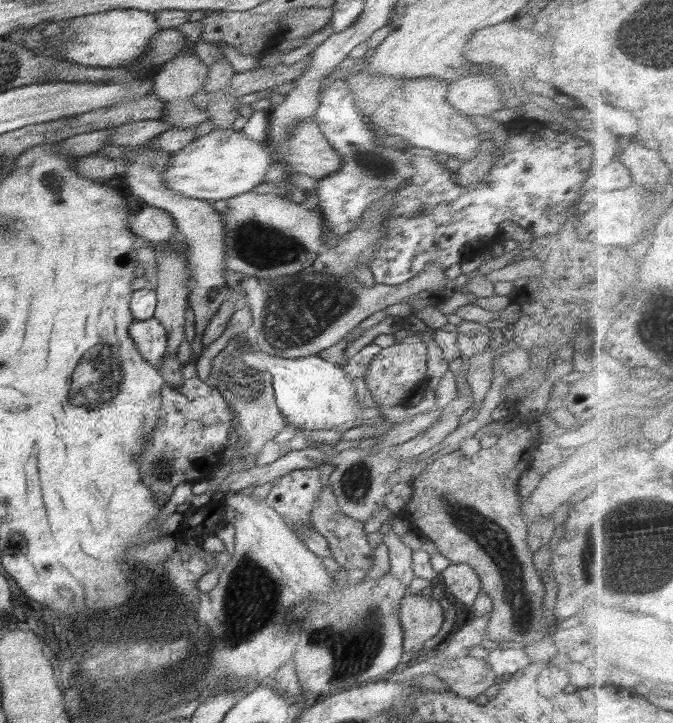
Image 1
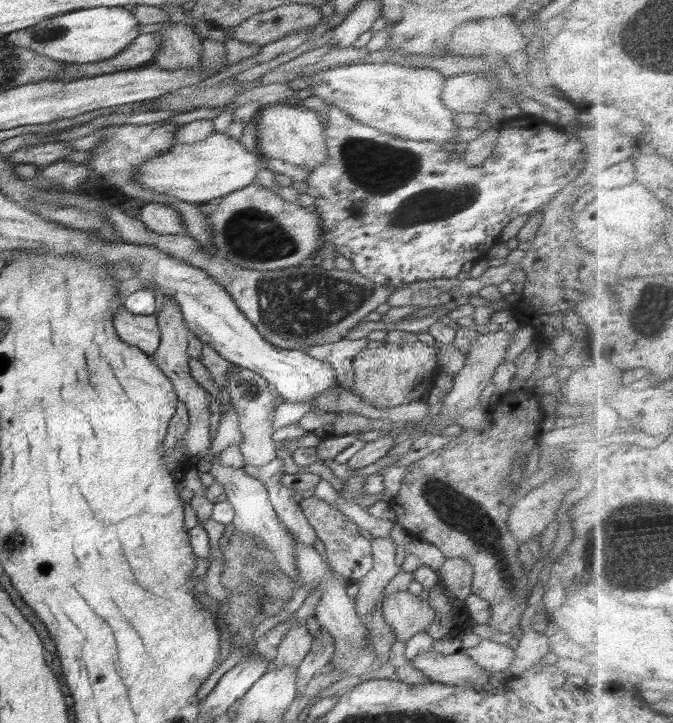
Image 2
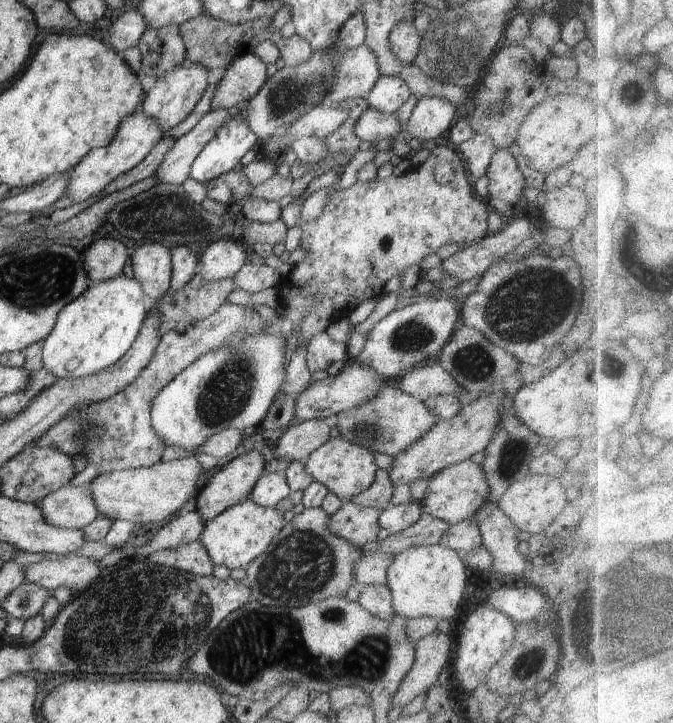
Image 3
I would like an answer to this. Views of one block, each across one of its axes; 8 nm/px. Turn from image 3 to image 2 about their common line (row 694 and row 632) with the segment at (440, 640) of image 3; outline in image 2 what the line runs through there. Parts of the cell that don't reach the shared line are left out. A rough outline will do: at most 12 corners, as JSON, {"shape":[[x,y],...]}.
{"shape":[[407,590],[381,602],[396,639],[408,642],[436,618],[427,600]]}

